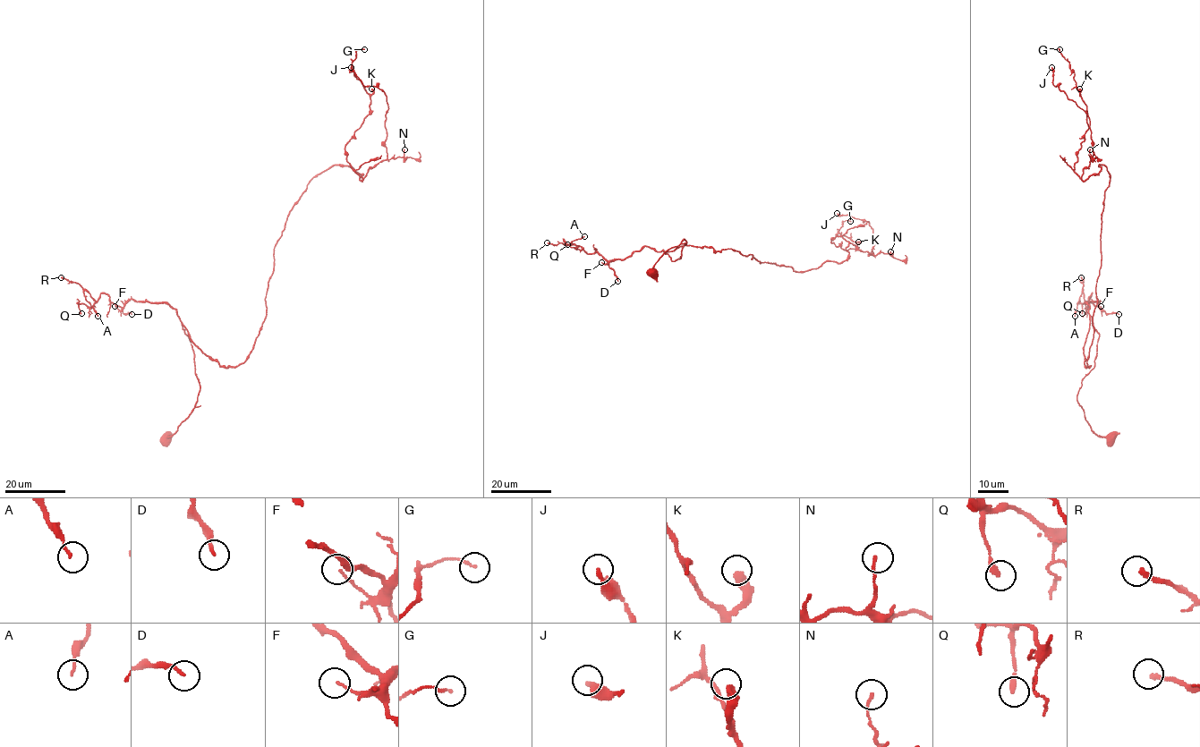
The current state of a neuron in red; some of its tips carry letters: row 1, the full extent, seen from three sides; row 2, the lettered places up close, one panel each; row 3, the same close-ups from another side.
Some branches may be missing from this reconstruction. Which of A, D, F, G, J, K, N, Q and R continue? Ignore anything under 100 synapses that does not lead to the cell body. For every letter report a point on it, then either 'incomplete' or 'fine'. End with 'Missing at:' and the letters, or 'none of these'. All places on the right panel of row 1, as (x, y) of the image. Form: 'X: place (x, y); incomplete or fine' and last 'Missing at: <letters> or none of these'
A: place (1075, 316); fine
D: place (1119, 314); fine
F: place (1101, 306); fine
G: place (1059, 49); fine
J: place (1051, 67); fine
K: place (1079, 89); fine
N: place (1090, 149); fine
Q: place (1082, 313); fine
R: place (1081, 277); fine
Missing at: none of these

